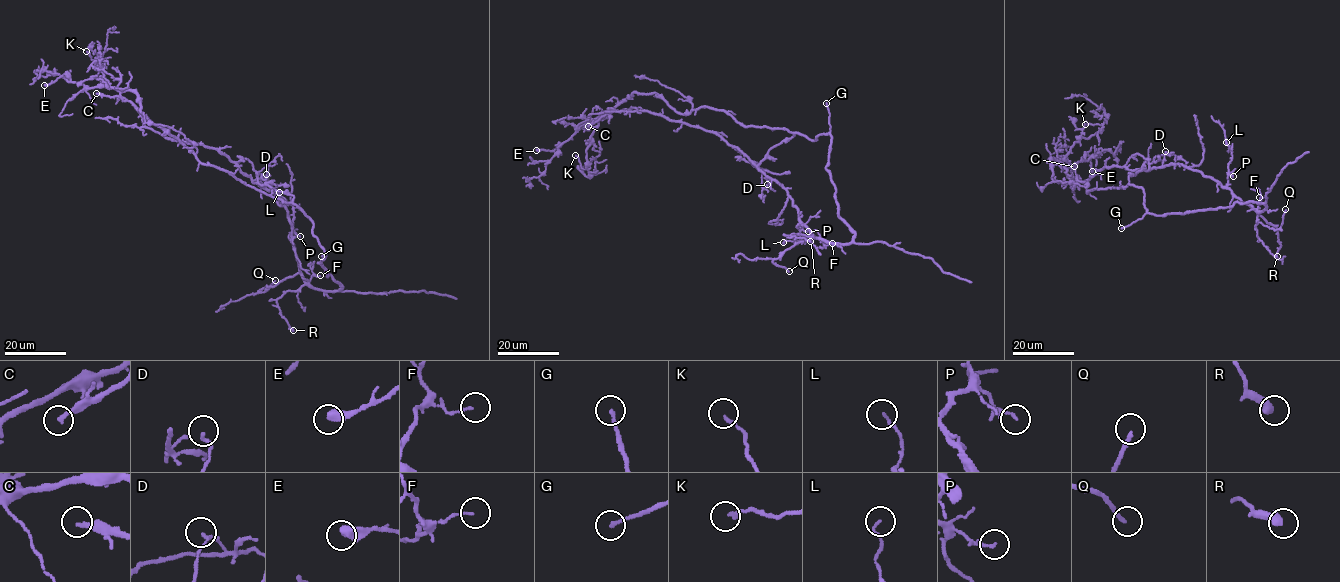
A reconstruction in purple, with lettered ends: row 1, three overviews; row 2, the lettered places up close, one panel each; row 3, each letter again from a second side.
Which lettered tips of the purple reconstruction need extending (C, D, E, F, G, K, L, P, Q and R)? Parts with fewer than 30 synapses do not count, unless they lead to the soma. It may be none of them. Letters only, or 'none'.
C

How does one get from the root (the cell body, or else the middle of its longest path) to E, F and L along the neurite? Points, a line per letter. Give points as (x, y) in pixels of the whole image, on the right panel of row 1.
E: (1143, 168), (1105, 166), (1090, 180), (1075, 182), (1058, 162), (1072, 165), (1085, 160), (1086, 153), (1092, 171)
F: (1143, 168), (1172, 163), (1184, 165), (1216, 179), (1257, 211), (1259, 197)
L: (1143, 168), (1177, 163), (1226, 187), (1232, 154), (1226, 142)

